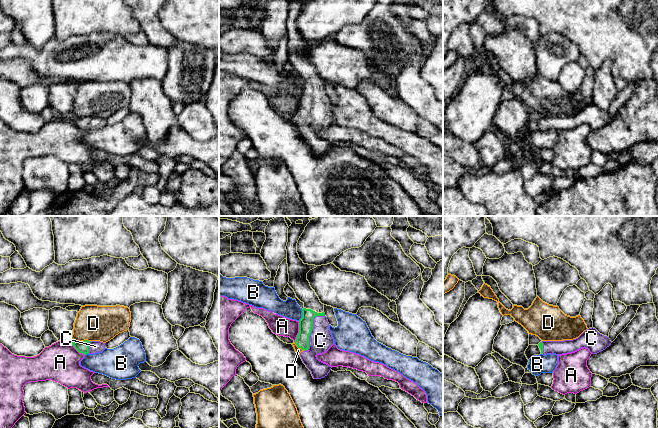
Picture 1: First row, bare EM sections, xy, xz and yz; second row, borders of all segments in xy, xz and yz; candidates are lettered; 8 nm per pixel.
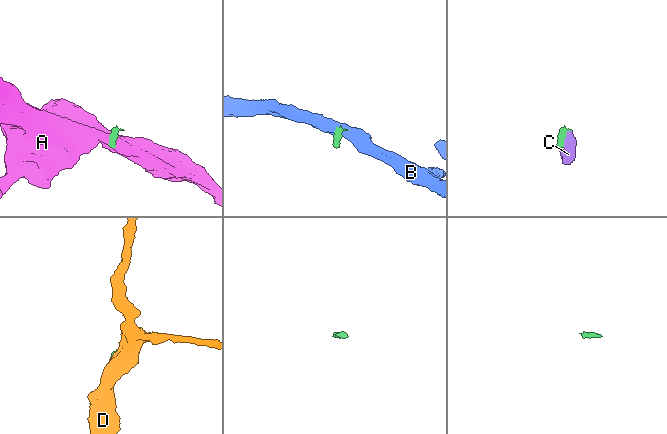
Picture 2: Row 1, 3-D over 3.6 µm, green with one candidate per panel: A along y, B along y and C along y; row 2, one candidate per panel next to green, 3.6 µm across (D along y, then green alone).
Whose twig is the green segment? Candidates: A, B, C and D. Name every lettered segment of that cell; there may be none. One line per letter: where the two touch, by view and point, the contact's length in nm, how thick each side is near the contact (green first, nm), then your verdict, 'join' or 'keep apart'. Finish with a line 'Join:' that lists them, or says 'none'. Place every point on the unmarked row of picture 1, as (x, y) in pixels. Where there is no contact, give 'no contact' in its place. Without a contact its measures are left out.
A: contact xz (299, 107); length 170 nm; calibres 110 and 160 nm; keep apart
B: contact xz (302, 91); length 100 nm; calibres 110 and 150 nm; keep apart
C: contact xz (312, 104); length 320 nm; calibres 110 and 190 nm; join
D: contact xy (82, 117); length 120 nm; calibres 100 and 280 nm; keep apart
Join: C

